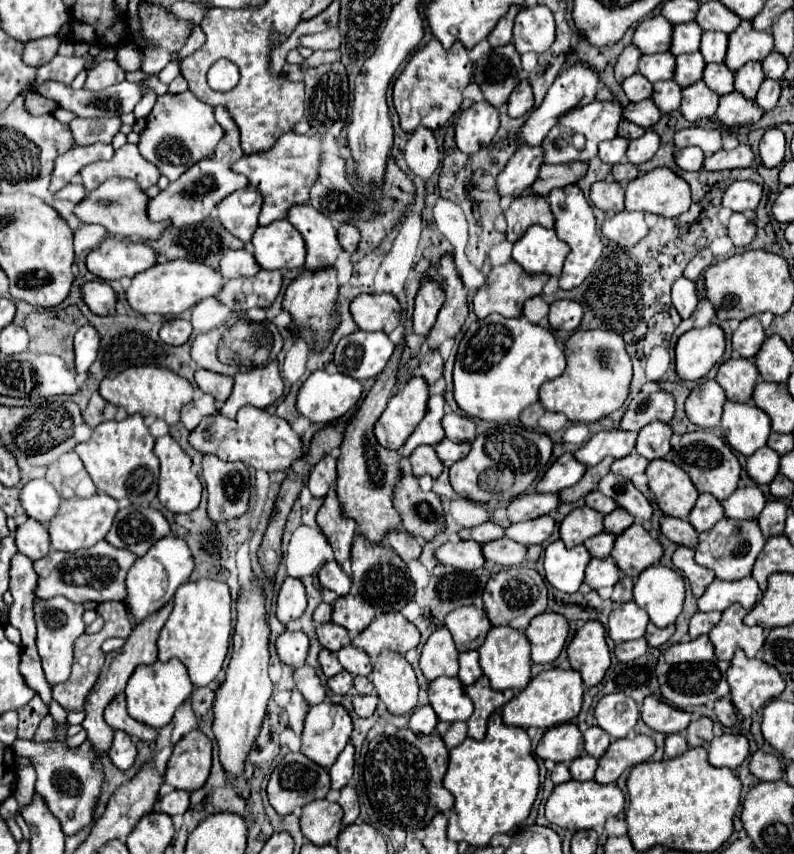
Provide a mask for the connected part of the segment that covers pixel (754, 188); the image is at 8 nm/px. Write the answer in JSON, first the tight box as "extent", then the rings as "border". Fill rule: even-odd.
{"extent":[722,181,762,211],"border":[[[734,181],[724,197],[722,207],[728,207],[732,211],[754,211],[762,197],[762,185],[752,181]]]}

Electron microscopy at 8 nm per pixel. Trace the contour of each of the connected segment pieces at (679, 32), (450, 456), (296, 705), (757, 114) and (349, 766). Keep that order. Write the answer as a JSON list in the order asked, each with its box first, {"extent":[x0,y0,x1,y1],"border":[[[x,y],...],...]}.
[{"extent":[670,23,702,57],"border":[[[684,23],[684,25],[674,25],[672,31],[672,43],[670,43],[670,53],[674,57],[682,55],[682,53],[694,53],[700,47],[700,37],[702,37],[702,29],[692,23]]]},{"extent":[434,439,470,467],"border":[[[444,439],[444,441],[440,441],[438,445],[434,445],[434,451],[438,453],[440,461],[442,461],[446,467],[450,467],[452,463],[456,463],[456,461],[460,461],[462,457],[468,455],[470,445],[468,445],[468,443],[454,443],[454,441],[450,441],[450,439]]]},{"extent":[286,689,310,735],"border":[[[294,689],[294,691],[292,691],[292,699],[290,699],[288,707],[286,707],[286,713],[288,713],[288,725],[292,727],[292,731],[294,731],[296,735],[302,735],[304,717],[306,717],[308,709],[310,709],[308,701],[302,697],[302,693],[300,693],[298,689]]]},{"extent":[716,91,762,127],"border":[[[732,91],[720,97],[716,117],[726,127],[748,127],[758,123],[758,119],[762,117],[762,109],[754,101],[748,101],[746,97],[740,97],[740,93]]]},{"extent":[330,743,354,789],"border":[[[348,743],[346,749],[340,753],[336,763],[330,769],[330,779],[332,779],[332,789],[342,789],[352,777],[354,769],[354,745]]]}]

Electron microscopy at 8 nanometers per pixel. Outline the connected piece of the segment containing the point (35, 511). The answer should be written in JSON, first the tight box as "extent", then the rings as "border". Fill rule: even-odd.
{"extent":[20,479,62,523],"border":[[[34,479],[26,483],[22,487],[20,499],[22,499],[22,507],[28,513],[28,517],[40,523],[48,523],[56,515],[62,503],[62,497],[46,479]]]}

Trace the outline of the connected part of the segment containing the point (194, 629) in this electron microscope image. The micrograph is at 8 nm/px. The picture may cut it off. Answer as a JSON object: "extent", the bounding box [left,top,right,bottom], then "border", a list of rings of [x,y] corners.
{"extent":[158,579,230,687],"border":[[[198,579],[194,583],[182,585],[180,593],[176,593],[174,597],[172,613],[158,637],[158,661],[164,663],[172,657],[180,659],[186,665],[190,679],[196,687],[214,681],[222,669],[230,645],[230,603],[230,589],[226,583]]]}

